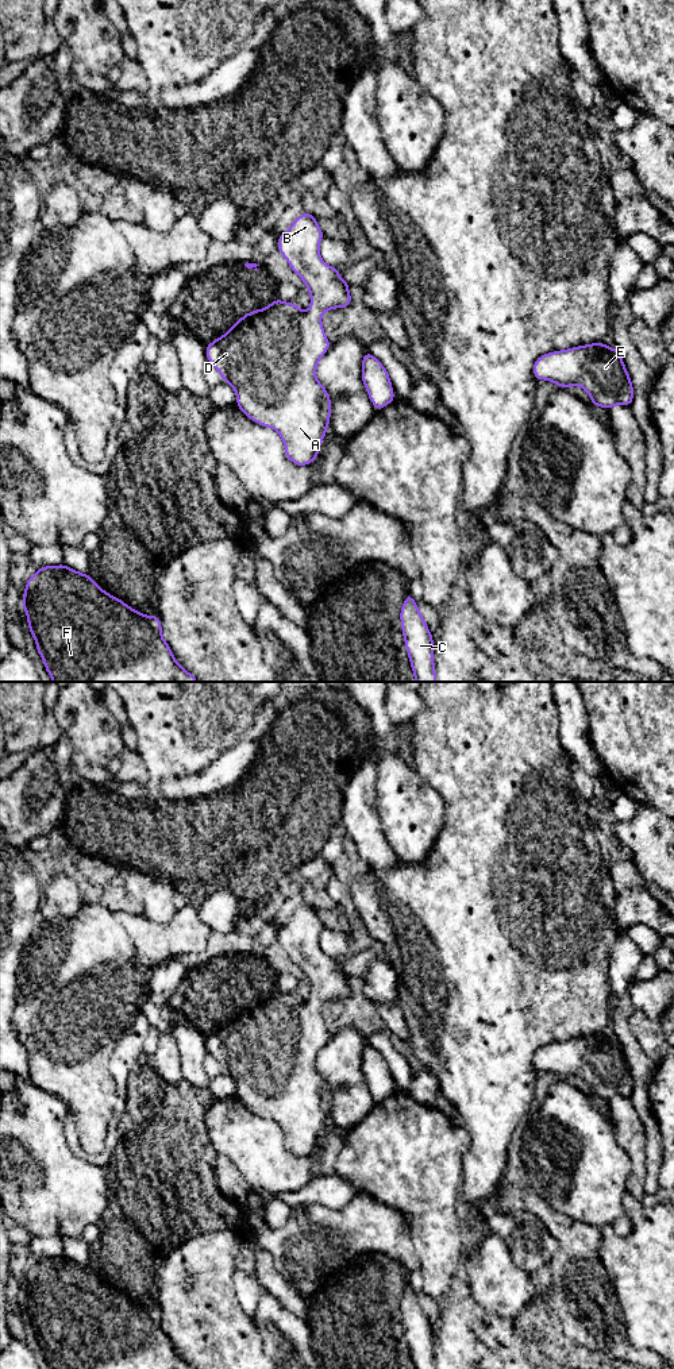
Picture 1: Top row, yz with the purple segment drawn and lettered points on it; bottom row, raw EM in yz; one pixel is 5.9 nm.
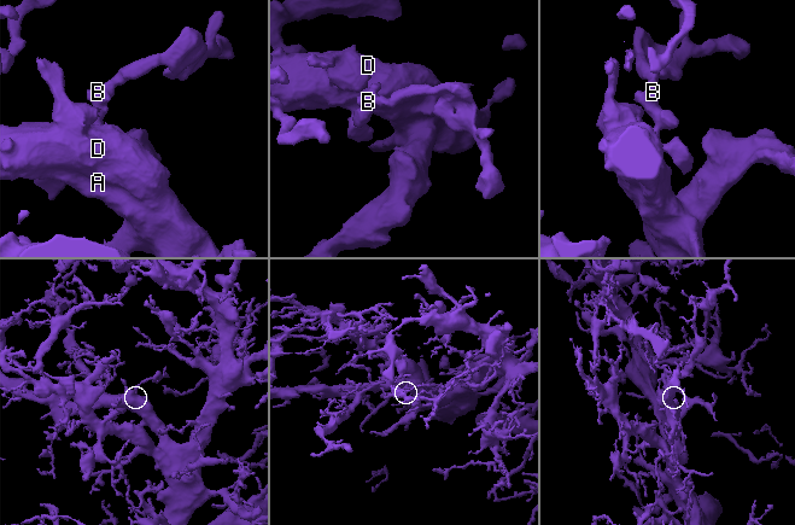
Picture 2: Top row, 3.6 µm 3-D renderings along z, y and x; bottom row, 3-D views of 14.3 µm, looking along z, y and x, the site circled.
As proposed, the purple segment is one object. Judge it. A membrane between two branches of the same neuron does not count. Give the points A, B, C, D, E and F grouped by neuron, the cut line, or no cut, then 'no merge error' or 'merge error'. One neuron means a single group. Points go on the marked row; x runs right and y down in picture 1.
A B C D E F; no cut; no merge error

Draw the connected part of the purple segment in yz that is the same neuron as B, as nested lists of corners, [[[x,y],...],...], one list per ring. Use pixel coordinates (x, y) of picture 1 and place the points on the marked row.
[[[304,212],[277,240],[277,248],[307,285],[311,294],[309,311],[301,311],[294,302],[277,298],[263,309],[243,315],[223,336],[205,346],[208,362],[217,369],[222,381],[235,390],[239,409],[259,425],[274,428],[284,441],[286,458],[297,466],[307,466],[317,458],[331,417],[330,394],[316,378],[317,363],[331,346],[320,315],[332,308],[346,309],[351,304],[350,284],[340,278],[339,269],[328,266],[320,257],[319,244],[323,236],[316,217]]]

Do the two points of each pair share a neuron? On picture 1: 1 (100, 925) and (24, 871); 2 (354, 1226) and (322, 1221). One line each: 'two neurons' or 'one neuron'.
1: two neurons
2: one neuron

